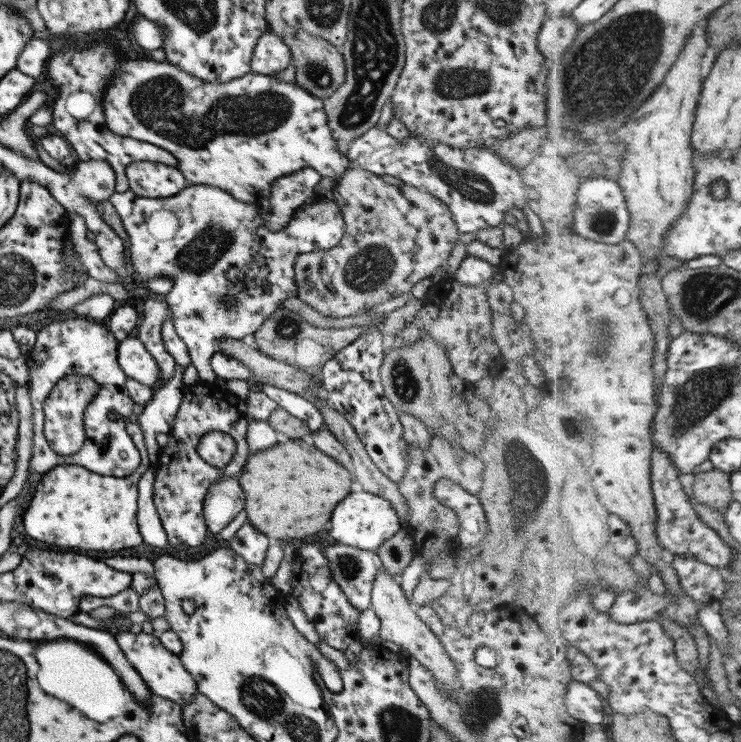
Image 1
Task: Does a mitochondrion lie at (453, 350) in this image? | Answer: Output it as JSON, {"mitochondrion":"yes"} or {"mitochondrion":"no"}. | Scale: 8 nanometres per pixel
{"mitochondrion":"no"}

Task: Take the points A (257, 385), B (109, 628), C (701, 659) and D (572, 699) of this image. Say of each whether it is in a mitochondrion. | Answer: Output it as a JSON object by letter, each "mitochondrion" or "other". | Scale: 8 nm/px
{"A":"other","B":"other","C":"other","D":"other"}

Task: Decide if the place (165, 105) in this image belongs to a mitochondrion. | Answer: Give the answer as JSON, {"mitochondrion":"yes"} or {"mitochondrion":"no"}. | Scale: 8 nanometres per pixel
{"mitochondrion":"yes"}

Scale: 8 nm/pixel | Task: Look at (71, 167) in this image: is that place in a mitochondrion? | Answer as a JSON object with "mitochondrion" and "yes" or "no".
{"mitochondrion":"no"}

